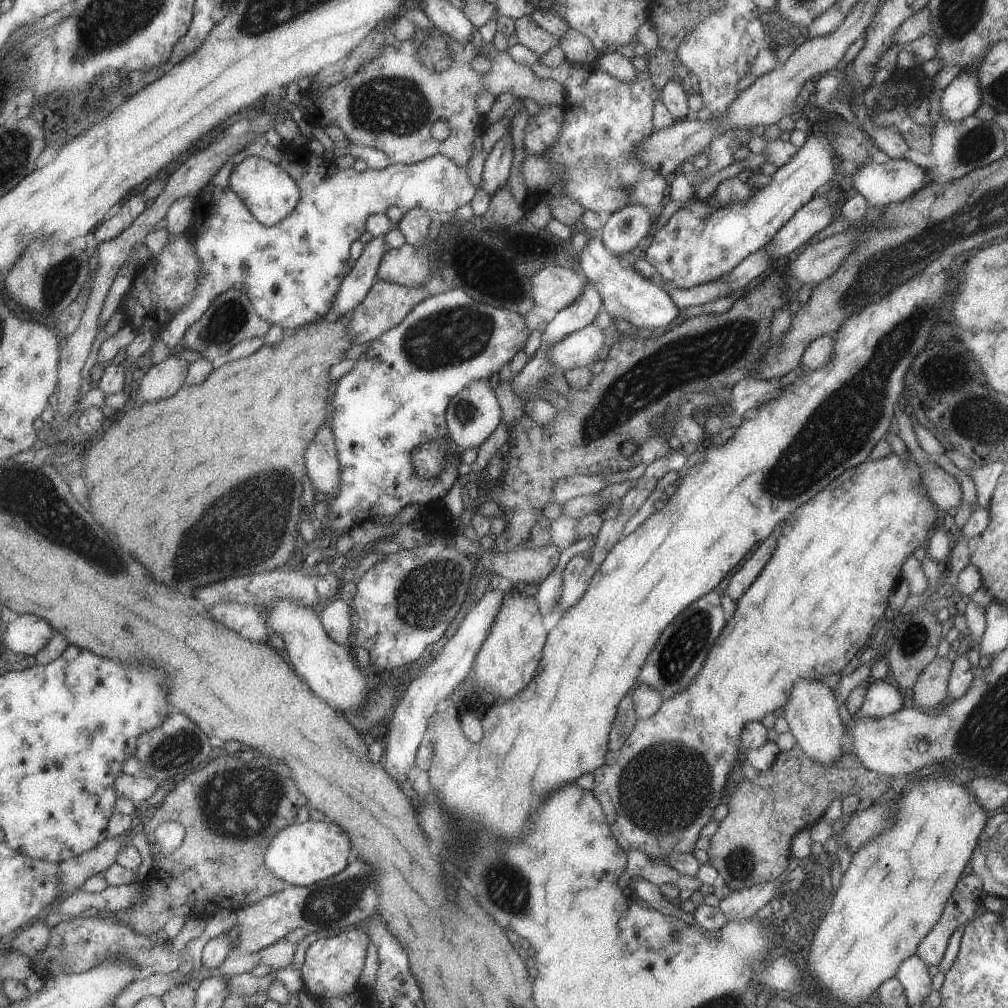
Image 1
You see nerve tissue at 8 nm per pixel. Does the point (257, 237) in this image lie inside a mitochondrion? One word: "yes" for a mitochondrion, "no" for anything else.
no

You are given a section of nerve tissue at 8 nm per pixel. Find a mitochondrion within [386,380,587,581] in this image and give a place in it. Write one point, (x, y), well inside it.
(464, 412)

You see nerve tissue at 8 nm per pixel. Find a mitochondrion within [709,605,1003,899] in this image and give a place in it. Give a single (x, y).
(739, 862)

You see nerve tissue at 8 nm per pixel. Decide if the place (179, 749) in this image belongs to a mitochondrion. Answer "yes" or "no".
yes

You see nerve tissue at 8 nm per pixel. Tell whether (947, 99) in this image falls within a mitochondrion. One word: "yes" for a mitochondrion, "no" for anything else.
no

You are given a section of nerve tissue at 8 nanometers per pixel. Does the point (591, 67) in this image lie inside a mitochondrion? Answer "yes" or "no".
no

